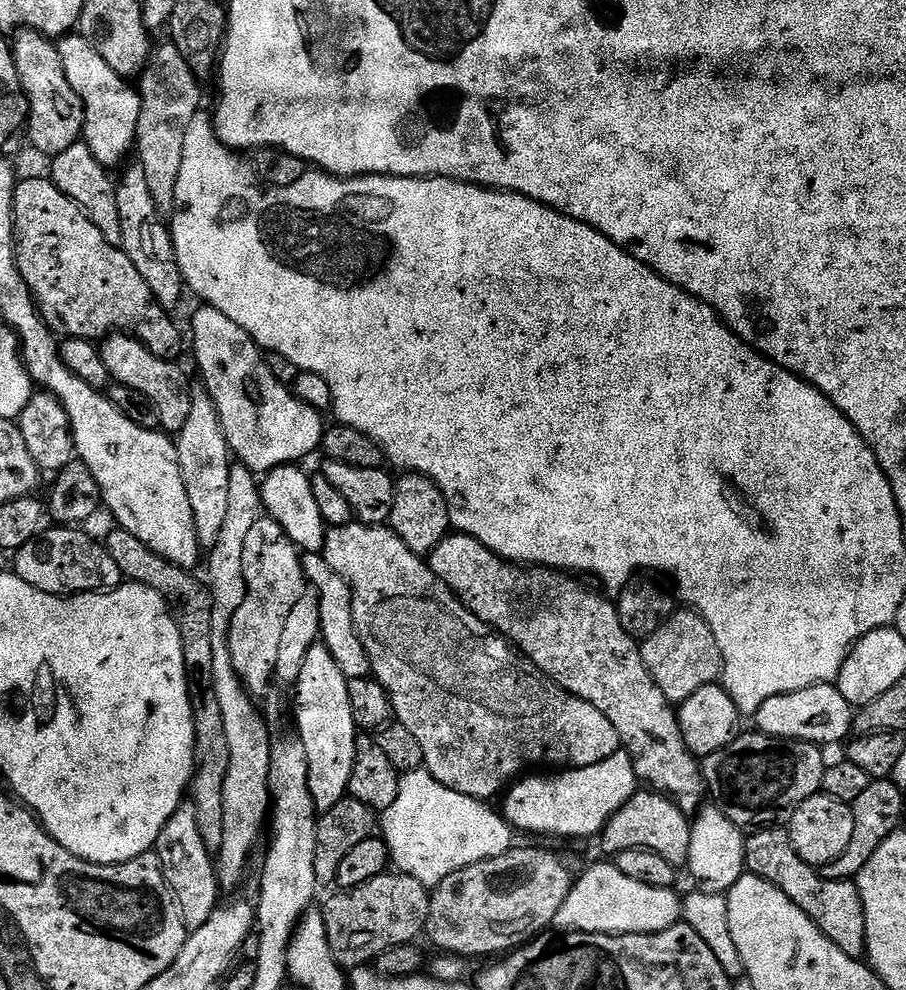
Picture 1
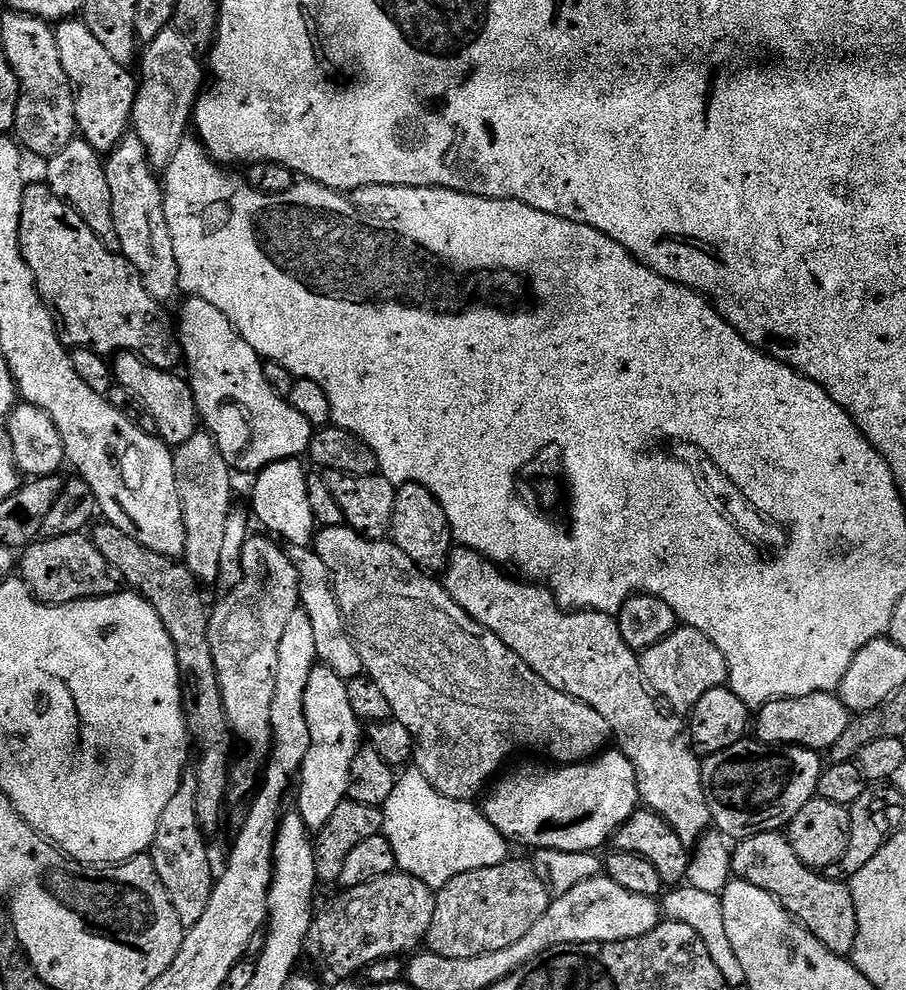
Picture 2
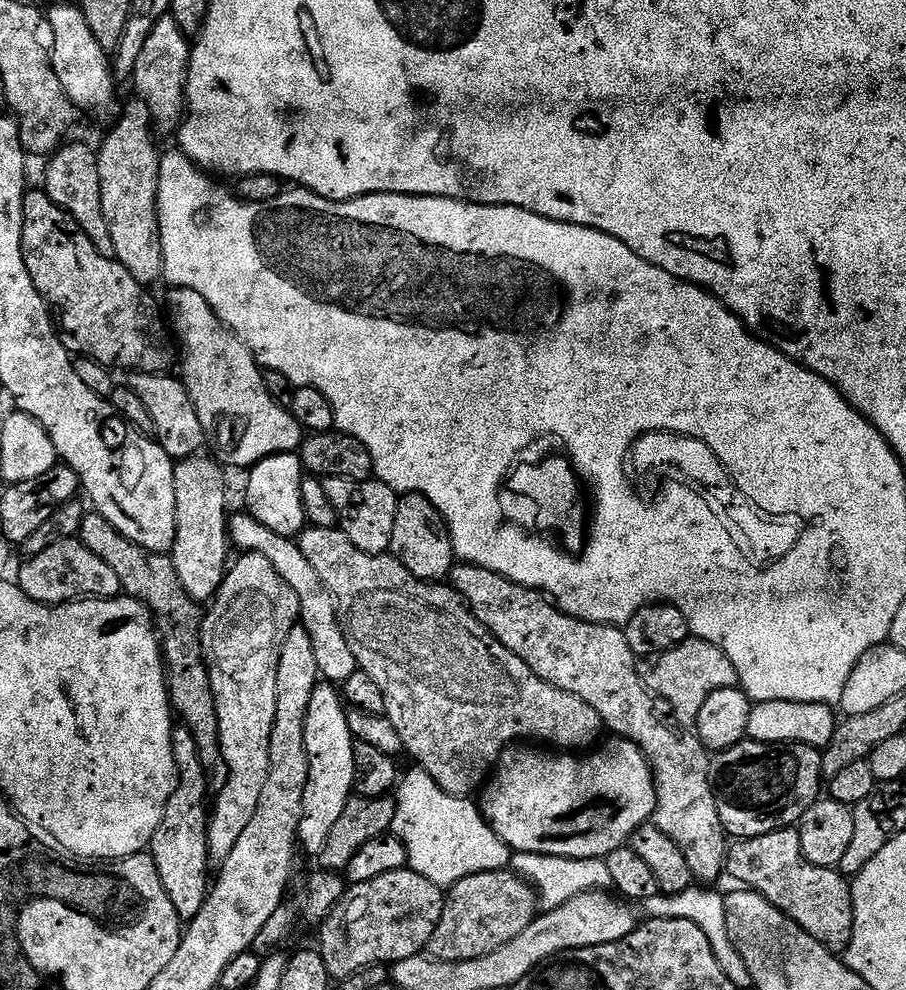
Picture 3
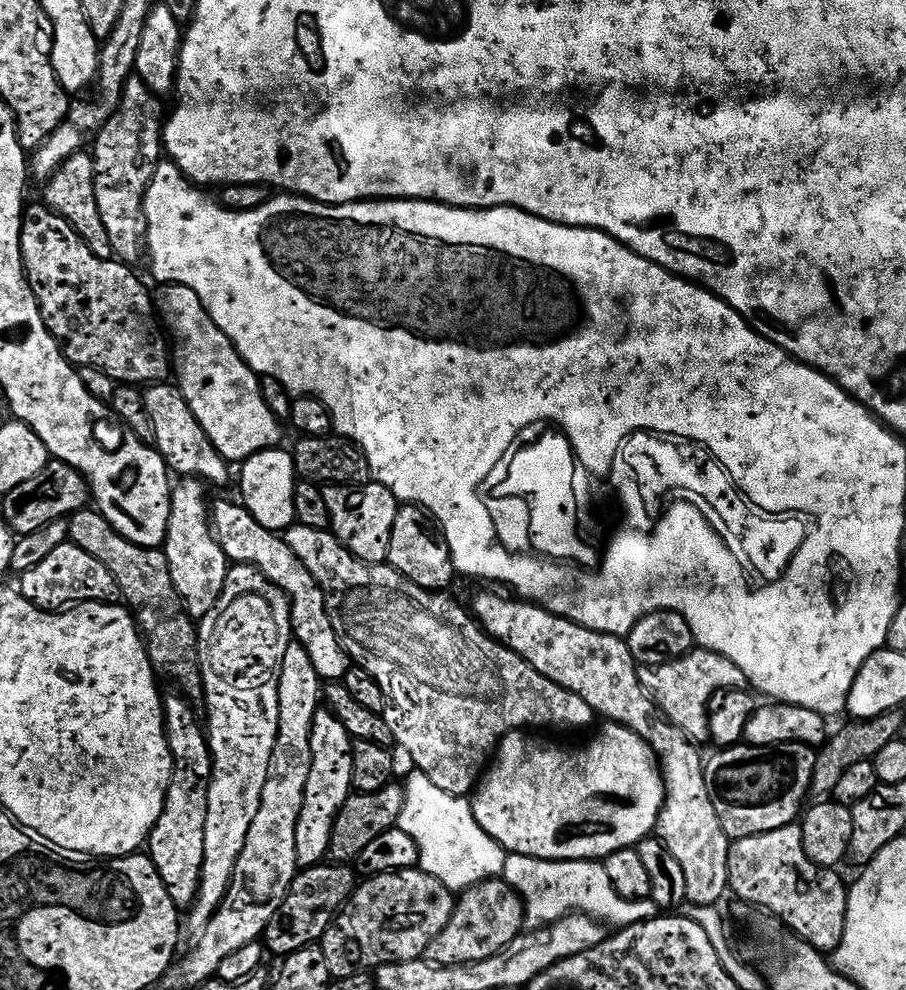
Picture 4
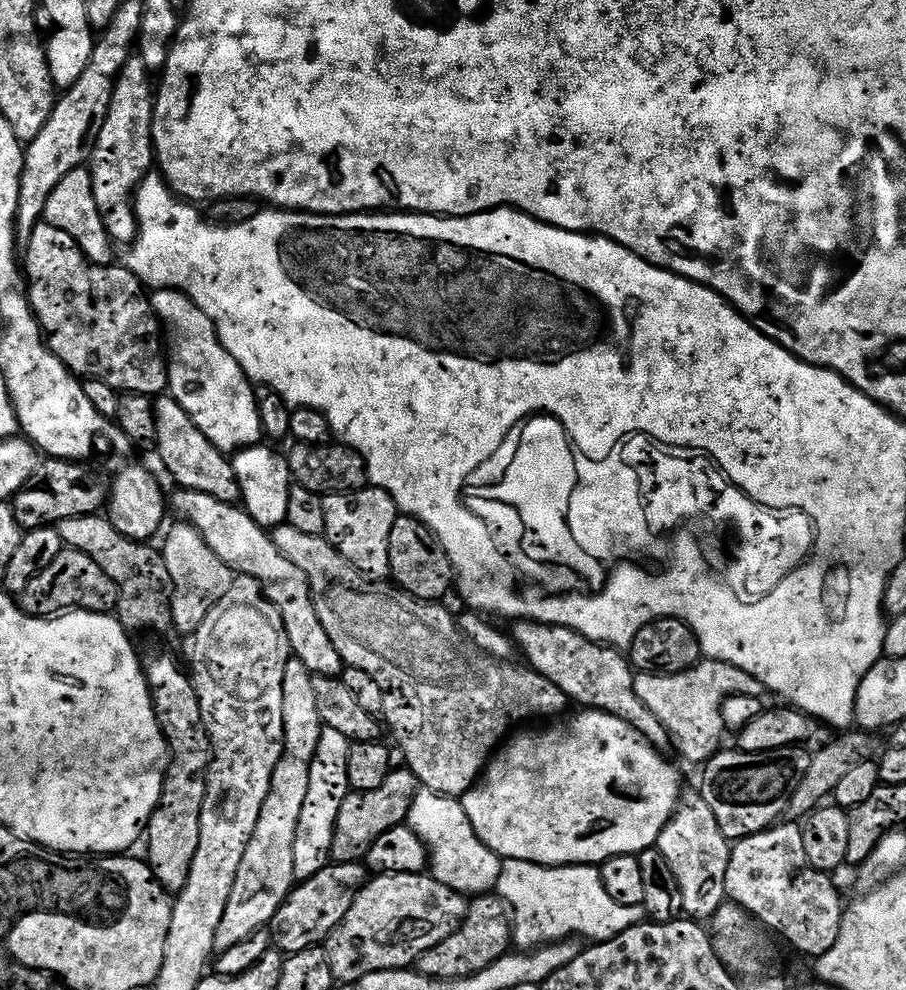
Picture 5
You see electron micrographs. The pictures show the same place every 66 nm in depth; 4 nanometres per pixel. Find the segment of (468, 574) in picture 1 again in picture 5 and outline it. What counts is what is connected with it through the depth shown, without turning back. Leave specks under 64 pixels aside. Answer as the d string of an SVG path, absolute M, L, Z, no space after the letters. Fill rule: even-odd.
M517 619L510 629L515 647L524 651L523 659L527 667L550 678L558 690L568 695L569 701L576 700L588 710L609 712L625 720L631 728L635 728L649 744L657 749L669 747L668 731L654 718L654 714L638 698L636 678L629 657L619 648L597 644L595 640L587 640L569 628L557 624L539 624L537 620ZM528 659L528 660L527 660ZM698 794L685 795L670 822L656 839L662 858L670 862L678 886L682 890L684 912L697 922L711 921L718 906L726 903L726 866L732 853L729 840L724 837L714 818L714 810Z

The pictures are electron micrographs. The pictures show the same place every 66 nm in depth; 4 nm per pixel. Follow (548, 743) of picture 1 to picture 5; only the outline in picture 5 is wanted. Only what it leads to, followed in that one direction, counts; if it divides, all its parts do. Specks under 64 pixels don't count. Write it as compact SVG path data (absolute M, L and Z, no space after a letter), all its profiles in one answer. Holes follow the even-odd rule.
M286 522L271 529L270 535L274 546L278 546L278 550L282 550L282 554L286 554L286 558L290 558L290 562L294 562L302 574L306 574L322 626L326 626L345 665L366 670L366 674L370 674L370 678L382 686L382 716L387 731L389 728L396 735L408 759L405 760L407 767L411 768L423 787L443 796L463 797L480 779L501 741L520 726L515 724L532 720L535 716L556 716L564 707L569 707L568 695L558 690L550 678L538 674L523 663L512 664L508 660L487 656L465 636L460 629L459 619L455 615L452 617L443 608L443 603L420 600L395 582L365 576L346 558L342 558L342 554L338 554L338 550L324 536L302 534L302 530L294 530L294 526ZM360 644L372 652L360 652Z

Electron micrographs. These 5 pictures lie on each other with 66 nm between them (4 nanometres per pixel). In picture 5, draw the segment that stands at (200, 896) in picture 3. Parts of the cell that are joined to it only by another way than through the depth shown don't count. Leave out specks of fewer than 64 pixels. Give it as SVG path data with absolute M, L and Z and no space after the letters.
M156 652L153 656L145 655L142 663L144 665L144 676L148 680L148 688L152 691L152 705L156 711L162 734L168 740L170 753L168 774L164 777L164 793L148 823L146 833L148 856L146 855L146 862L152 868L153 874L156 875L161 886L169 894L178 894L184 889L190 878L190 866L194 863L194 854L198 854L198 834L202 834L202 806L208 789L206 773L210 763L208 732L204 729L200 699L196 693L196 687L192 685L192 677L185 669L183 672L176 665L175 658L163 656L162 653Z

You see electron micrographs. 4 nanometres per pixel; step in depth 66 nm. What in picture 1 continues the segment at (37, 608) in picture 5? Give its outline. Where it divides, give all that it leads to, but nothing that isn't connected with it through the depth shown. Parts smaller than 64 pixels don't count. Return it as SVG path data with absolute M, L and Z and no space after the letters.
M51 526L45 527L34 538L30 538L30 542L26 542L26 546L22 546L14 553L14 571L17 576L22 578L22 582L30 582L30 586L34 586L34 590L42 590L51 596L81 596L84 592L113 592L115 588L119 588L125 583L126 577L122 570L118 570L118 562L114 562L114 558L110 558L107 547L103 543L100 544L76 526Z

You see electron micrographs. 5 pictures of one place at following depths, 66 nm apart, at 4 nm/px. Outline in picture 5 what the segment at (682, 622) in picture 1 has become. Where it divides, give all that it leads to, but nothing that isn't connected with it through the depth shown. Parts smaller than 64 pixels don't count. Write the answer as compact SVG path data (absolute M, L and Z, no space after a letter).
M701 659L699 664L684 672L636 672L636 693L638 698L662 722L676 748L692 764L703 766L721 751L720 744L726 737L726 729L722 722L720 706L722 702L738 694L750 694L763 697L766 689L759 684L746 670L738 670L738 666L730 666L721 660Z

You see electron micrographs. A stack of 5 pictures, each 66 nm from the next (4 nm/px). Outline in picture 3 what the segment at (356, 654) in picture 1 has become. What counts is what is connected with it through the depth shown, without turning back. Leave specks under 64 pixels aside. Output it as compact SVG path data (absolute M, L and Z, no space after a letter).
M241 514L233 515L230 520L230 540L233 545L240 547L241 553L257 552L270 562L274 562L274 568L278 574L282 574L284 581L292 587L294 594L300 599L299 623L310 634L314 642L314 658L318 658L318 670L325 681L337 686L343 686L358 670L356 663L357 649L344 631L344 625L336 614L336 606L328 588L318 576L318 570L306 560L306 554L302 554L299 543L291 536L274 534L262 522L258 522L253 516Z

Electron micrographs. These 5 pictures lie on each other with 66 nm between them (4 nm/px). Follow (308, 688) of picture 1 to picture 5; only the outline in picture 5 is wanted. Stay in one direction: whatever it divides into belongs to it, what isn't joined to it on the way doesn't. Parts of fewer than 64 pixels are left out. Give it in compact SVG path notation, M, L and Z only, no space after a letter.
M321 727L318 738L318 750L310 766L310 787L306 790L306 803L302 805L302 814L298 818L298 830L294 838L294 874L297 881L314 878L330 862L334 826L338 822L338 810L346 802L350 791L348 786L348 750L350 741L338 730Z

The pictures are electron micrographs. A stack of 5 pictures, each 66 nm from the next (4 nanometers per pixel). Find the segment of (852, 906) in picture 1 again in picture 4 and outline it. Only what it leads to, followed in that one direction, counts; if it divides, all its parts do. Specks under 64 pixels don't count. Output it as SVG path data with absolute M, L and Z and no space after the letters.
M799 823L787 824L778 830L770 830L766 834L754 834L750 838L742 838L741 840L732 840L728 850L728 886L731 895L736 895L737 901L743 902L749 906L755 906L757 909L763 910L767 915L778 917L789 930L798 938L802 938L806 942L810 942L810 946L814 946L818 951L831 954L836 951L836 947L842 942L842 934L846 930L846 910L848 909L848 890L849 885L840 881L839 871L831 868L820 868L806 854L804 843L802 842L802 830Z

